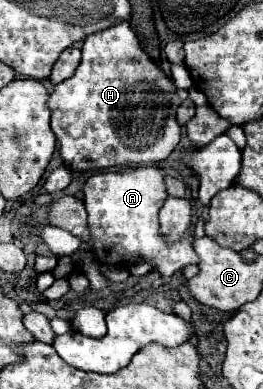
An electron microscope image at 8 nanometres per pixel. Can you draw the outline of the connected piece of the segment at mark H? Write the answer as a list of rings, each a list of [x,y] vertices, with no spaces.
[[[127,21],[89,35],[83,43],[83,59],[75,75],[55,85],[47,101],[51,109],[51,129],[61,145],[63,163],[73,171],[99,171],[113,165],[167,159],[181,139],[181,127],[175,121],[175,109],[181,105],[181,99],[175,89],[173,79],[169,79],[141,49]]]

